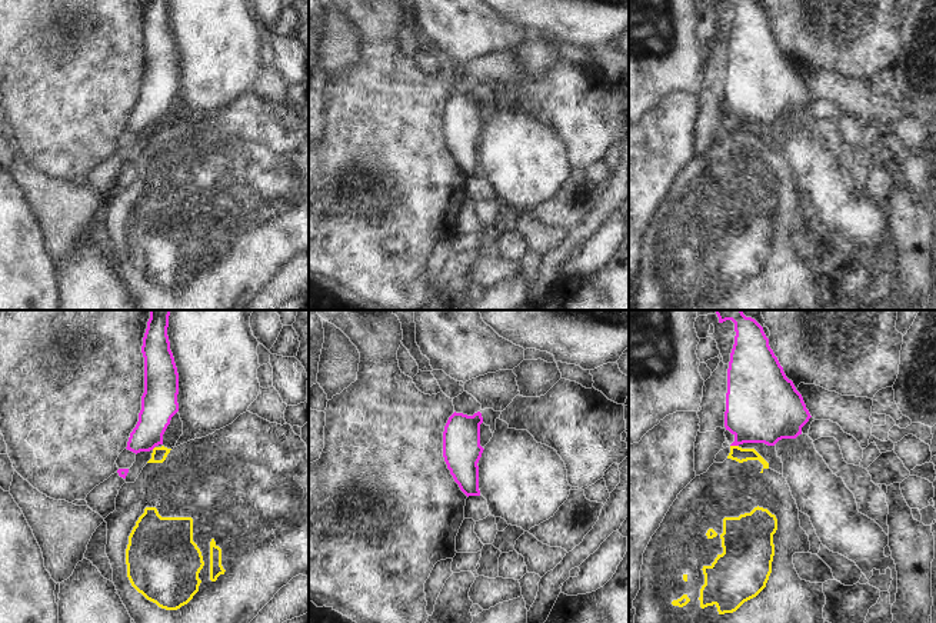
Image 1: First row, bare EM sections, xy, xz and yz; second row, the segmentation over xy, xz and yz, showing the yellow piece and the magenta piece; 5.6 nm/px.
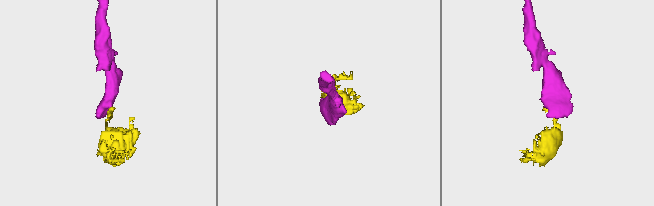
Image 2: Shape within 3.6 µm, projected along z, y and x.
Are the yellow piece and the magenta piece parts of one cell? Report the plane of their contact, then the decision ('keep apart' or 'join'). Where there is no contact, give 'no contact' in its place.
yz | keep apart

